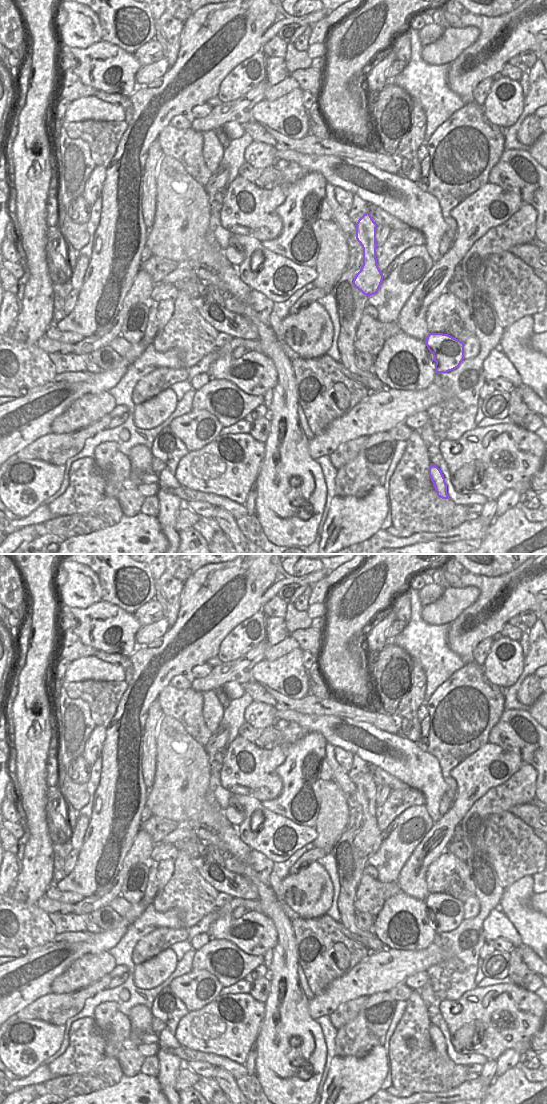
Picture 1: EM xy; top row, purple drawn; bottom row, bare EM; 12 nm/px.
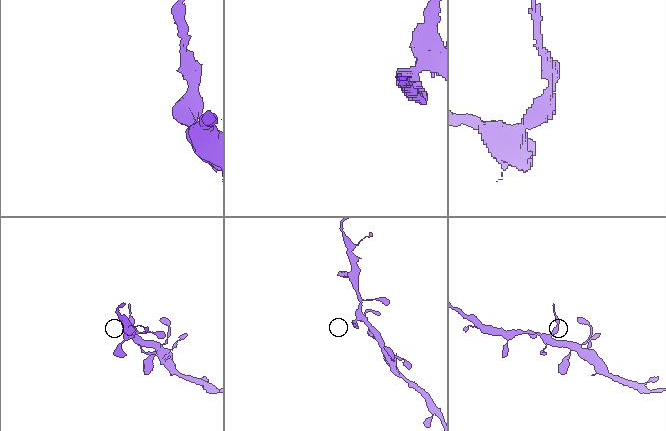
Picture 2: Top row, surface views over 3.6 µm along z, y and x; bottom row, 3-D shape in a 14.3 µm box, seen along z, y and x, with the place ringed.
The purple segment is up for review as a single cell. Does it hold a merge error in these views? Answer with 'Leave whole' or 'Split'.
Leave whole

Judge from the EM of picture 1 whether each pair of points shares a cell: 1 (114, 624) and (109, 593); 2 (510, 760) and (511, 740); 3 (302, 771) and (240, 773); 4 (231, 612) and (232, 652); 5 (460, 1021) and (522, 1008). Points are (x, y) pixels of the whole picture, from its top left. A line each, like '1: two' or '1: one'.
1: two
2: two
3: two
4: two
5: one

